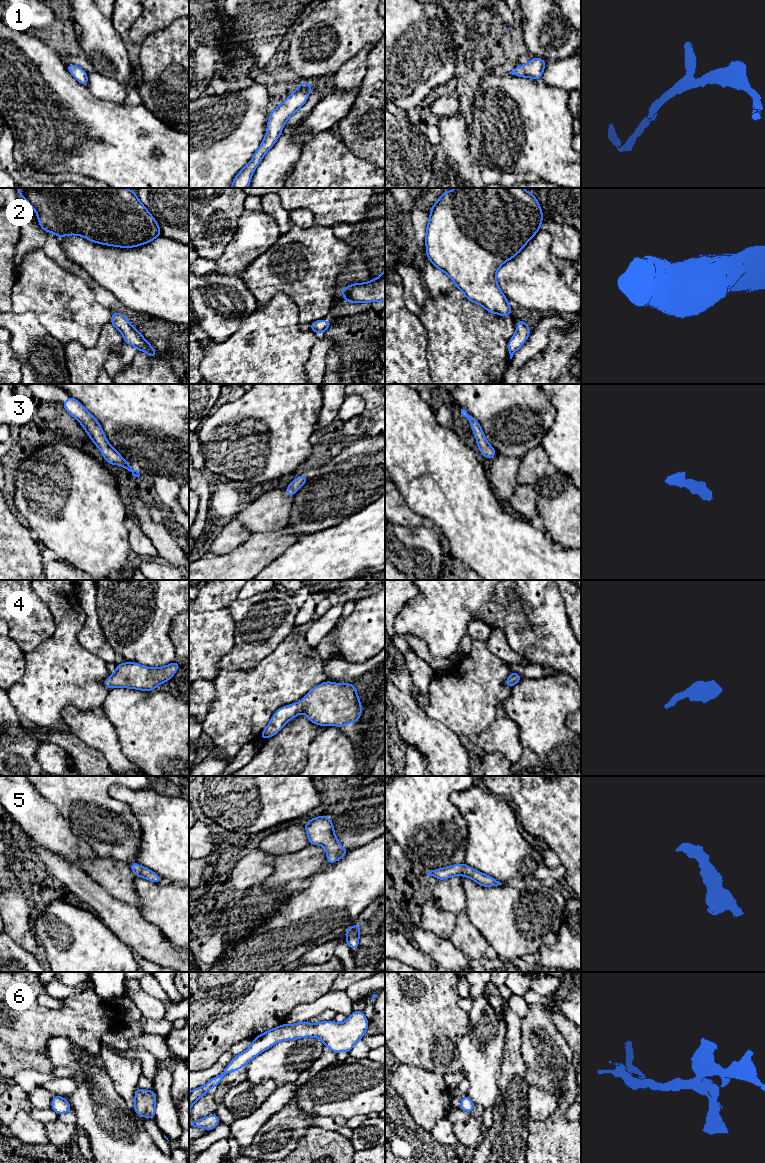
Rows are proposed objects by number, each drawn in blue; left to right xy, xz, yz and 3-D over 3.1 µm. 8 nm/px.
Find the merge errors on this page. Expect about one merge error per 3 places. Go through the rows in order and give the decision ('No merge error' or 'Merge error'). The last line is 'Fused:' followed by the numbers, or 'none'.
1: No merge error
2: No merge error
3: No merge error
4: No merge error
5: No merge error
6: No merge error
Fused: none

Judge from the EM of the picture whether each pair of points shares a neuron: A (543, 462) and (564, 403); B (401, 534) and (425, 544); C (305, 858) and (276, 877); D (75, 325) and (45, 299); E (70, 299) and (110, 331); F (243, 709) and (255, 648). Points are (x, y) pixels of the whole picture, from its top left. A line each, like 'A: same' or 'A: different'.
A: different
B: same
C: same
D: same
E: different
F: different

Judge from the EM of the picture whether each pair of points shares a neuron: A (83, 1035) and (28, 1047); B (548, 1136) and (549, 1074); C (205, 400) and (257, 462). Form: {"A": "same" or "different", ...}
{"A": "same", "B": "same", "C": "different"}

